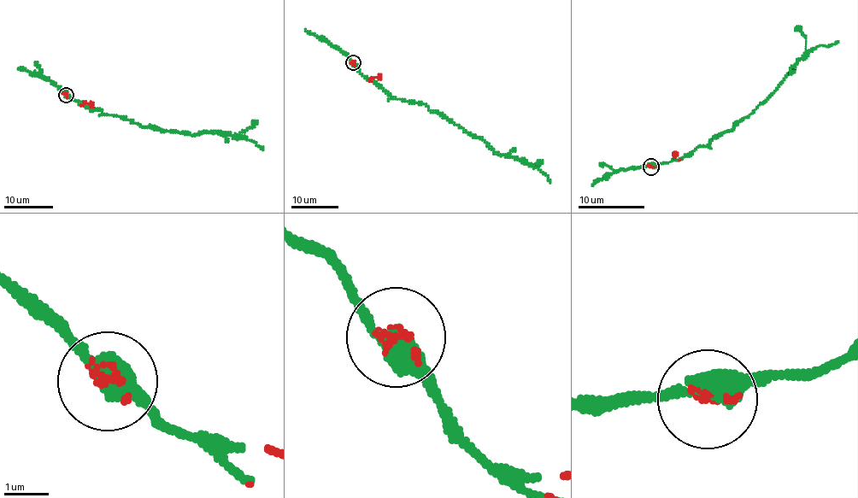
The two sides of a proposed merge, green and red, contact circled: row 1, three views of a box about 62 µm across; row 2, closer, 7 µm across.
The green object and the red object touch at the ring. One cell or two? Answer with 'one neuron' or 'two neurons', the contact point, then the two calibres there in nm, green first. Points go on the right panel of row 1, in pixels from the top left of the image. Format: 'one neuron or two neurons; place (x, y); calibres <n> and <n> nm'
one neuron; place (650, 166); calibres 480 and 150 nm

